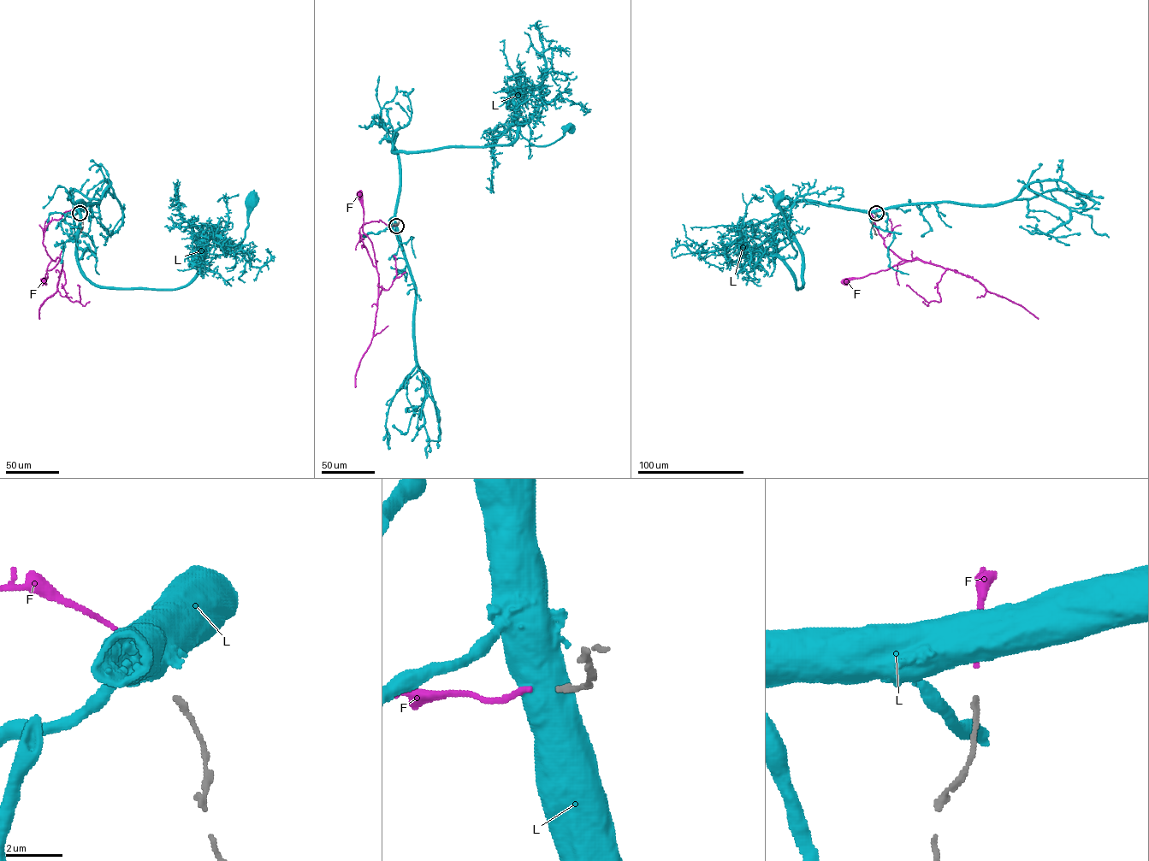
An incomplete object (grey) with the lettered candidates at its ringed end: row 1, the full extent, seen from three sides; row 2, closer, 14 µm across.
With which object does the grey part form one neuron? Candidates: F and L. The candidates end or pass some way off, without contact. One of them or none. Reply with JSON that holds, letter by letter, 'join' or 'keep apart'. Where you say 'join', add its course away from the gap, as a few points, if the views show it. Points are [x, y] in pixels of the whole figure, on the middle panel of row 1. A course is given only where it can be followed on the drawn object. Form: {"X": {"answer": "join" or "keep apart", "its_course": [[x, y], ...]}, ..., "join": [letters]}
{"F": {"answer": "join", "its_course": [[395, 225], [380, 220], [360, 228], [374, 266], [372, 243], [363, 231], [359, 194]]}, "L": {"answer": "keep apart"}, "join": ["F"]}

